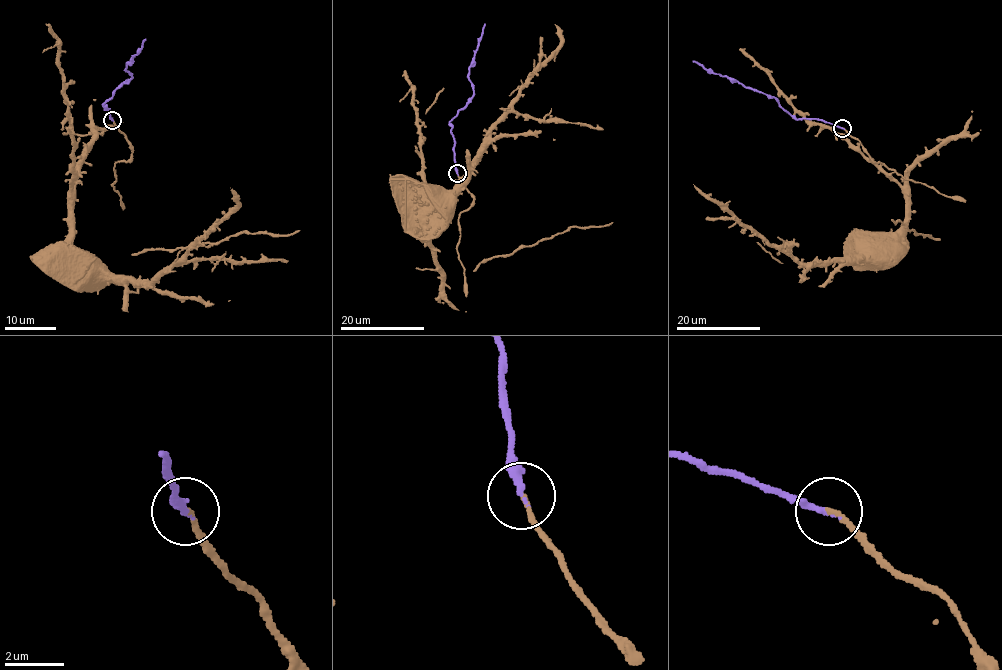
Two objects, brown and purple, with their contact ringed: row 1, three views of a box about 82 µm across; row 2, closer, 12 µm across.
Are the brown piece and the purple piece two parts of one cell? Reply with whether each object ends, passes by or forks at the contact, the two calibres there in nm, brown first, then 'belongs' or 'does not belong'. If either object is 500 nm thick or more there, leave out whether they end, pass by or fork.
brown ends there; purple ends there; 170 nm thick on the brown side, 240 nm on the other; belongs

